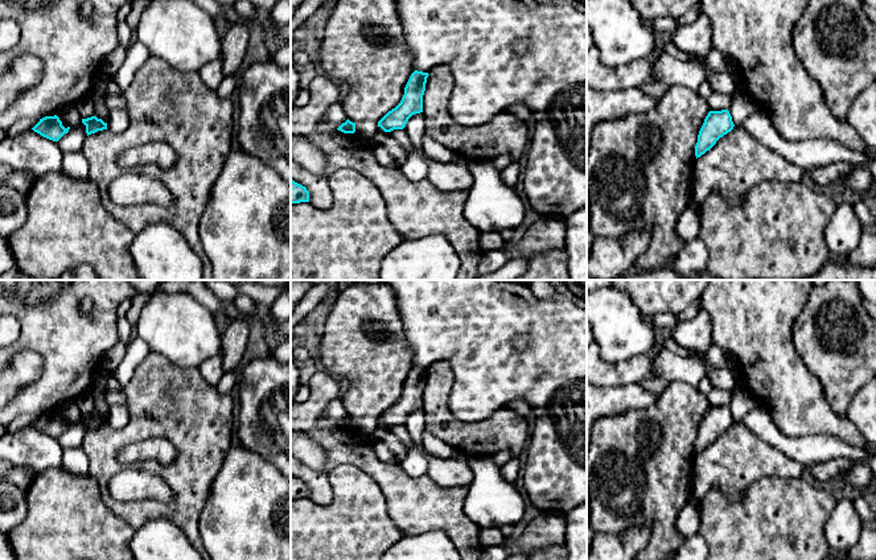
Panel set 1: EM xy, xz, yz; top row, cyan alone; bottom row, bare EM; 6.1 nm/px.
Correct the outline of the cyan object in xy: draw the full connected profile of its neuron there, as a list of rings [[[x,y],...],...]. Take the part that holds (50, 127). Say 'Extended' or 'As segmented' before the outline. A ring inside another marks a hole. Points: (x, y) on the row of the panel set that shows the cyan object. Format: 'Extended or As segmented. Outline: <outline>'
As segmented. Outline: [[[54,115],[40,119],[32,129],[49,140],[58,141],[70,127],[65,128],[59,118]]]

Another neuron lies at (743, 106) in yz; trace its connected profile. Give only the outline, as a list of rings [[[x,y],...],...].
[[[735,92],[728,111],[733,124],[741,125],[749,115],[758,110],[761,110],[760,106],[748,94]]]

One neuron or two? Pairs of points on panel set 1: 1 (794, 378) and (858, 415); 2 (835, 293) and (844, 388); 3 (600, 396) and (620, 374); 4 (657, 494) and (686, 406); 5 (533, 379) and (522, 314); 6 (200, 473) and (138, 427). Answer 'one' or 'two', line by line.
1: two
2: one
3: two
4: one
5: one
6: one

